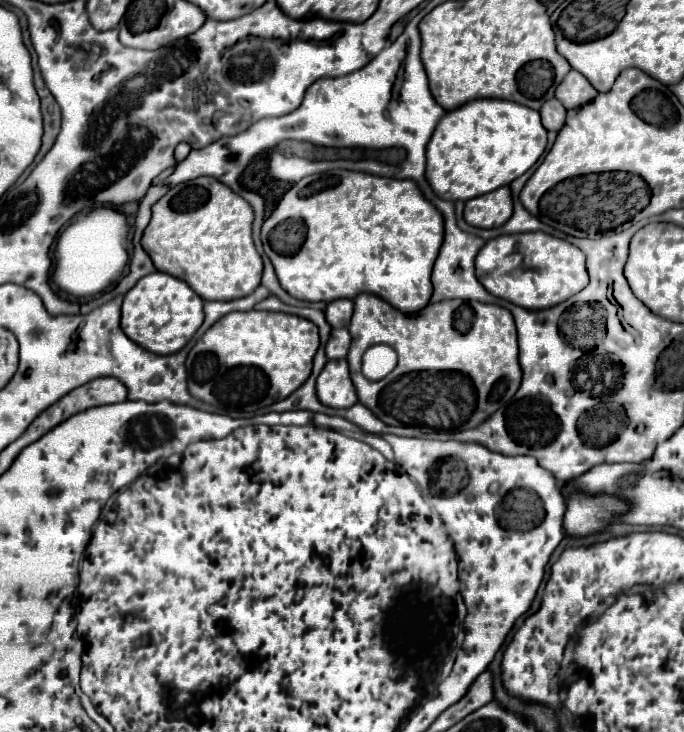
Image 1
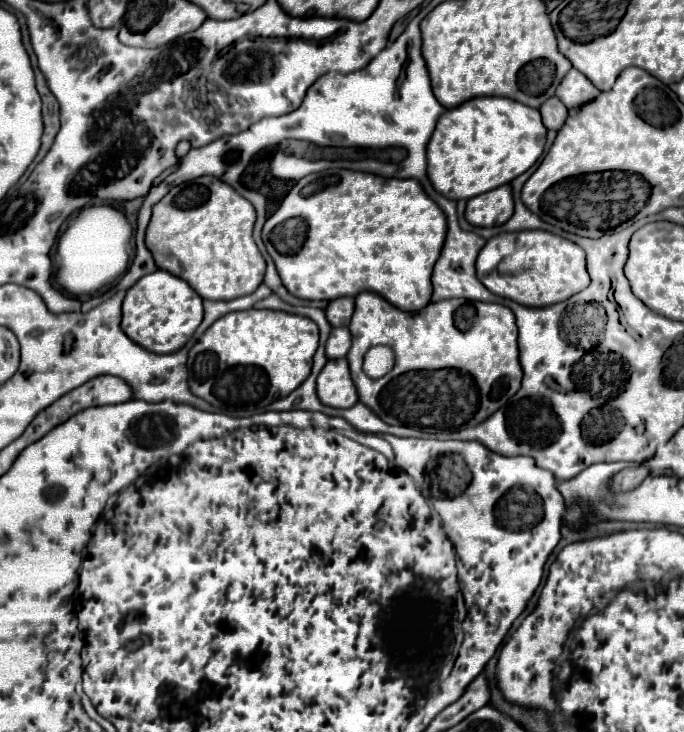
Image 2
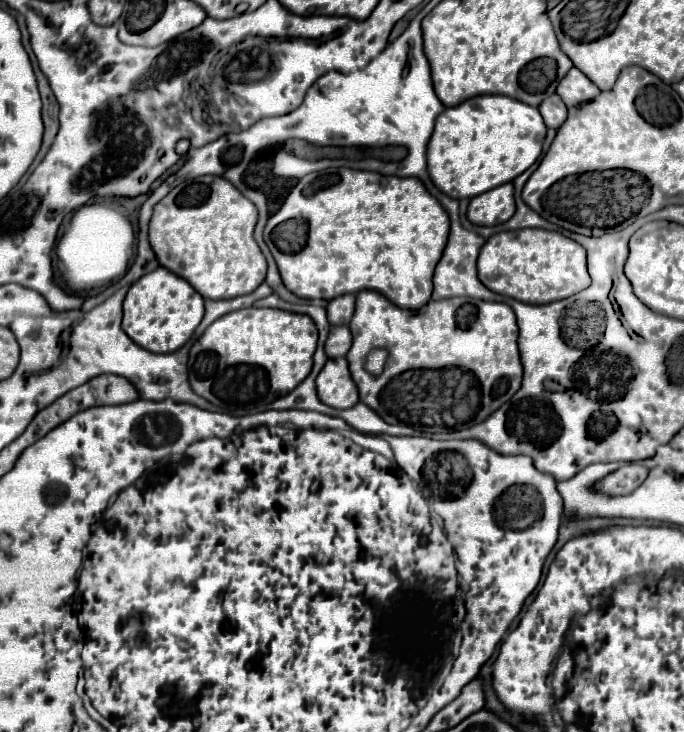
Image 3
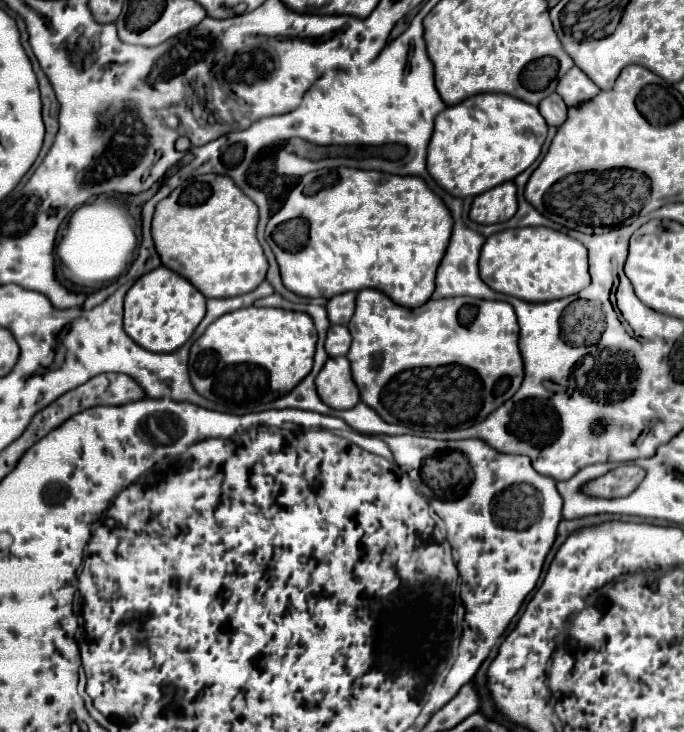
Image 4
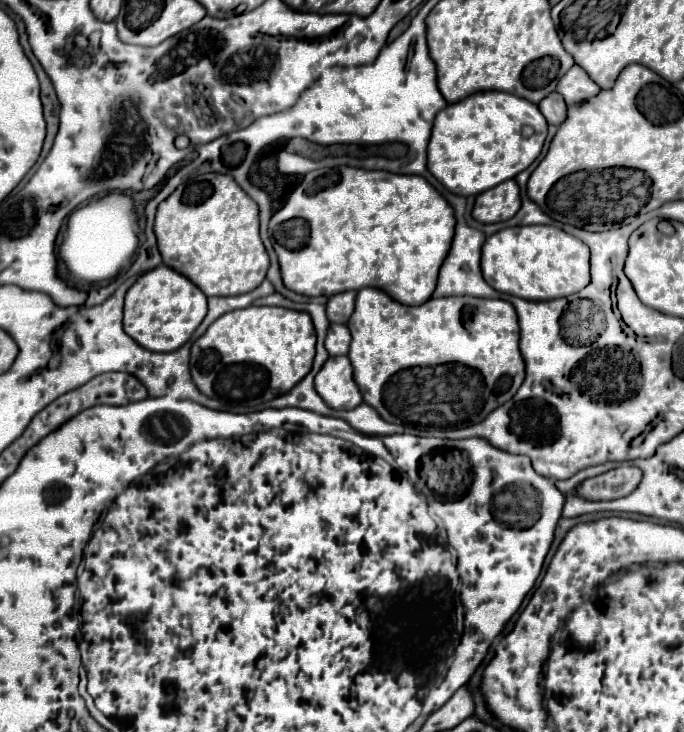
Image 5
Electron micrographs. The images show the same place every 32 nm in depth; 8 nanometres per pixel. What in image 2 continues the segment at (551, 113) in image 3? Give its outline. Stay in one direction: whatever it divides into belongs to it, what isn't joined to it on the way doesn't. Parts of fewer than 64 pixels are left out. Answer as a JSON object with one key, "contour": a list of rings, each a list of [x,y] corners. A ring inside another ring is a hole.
{"contour":[[[556,96],[548,98],[548,100],[540,106],[542,122],[544,122],[544,126],[546,126],[548,130],[560,130],[562,124],[566,122],[566,116],[568,116],[566,112],[568,112],[566,106],[564,106]]]}

